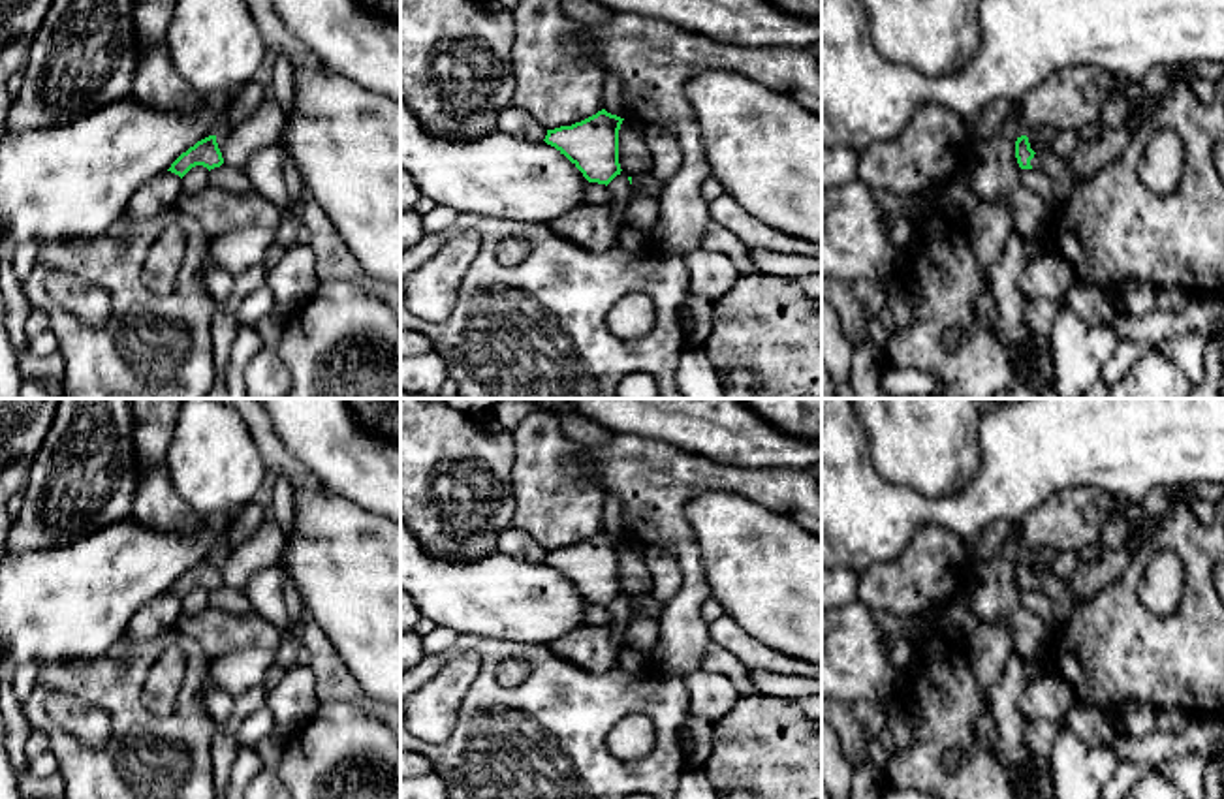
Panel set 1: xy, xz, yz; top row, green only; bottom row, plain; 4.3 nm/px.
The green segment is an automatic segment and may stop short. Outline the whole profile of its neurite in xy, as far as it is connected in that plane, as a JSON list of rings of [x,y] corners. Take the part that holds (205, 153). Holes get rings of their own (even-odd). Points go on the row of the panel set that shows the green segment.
[[[209,135],[182,152],[167,171],[179,175],[180,179],[196,165],[203,165],[209,171],[224,164],[222,152],[216,143],[216,135]]]

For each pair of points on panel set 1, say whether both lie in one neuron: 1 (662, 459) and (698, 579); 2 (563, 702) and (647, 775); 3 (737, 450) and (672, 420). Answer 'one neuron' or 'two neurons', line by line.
1: one neuron
2: one neuron
3: one neuron

